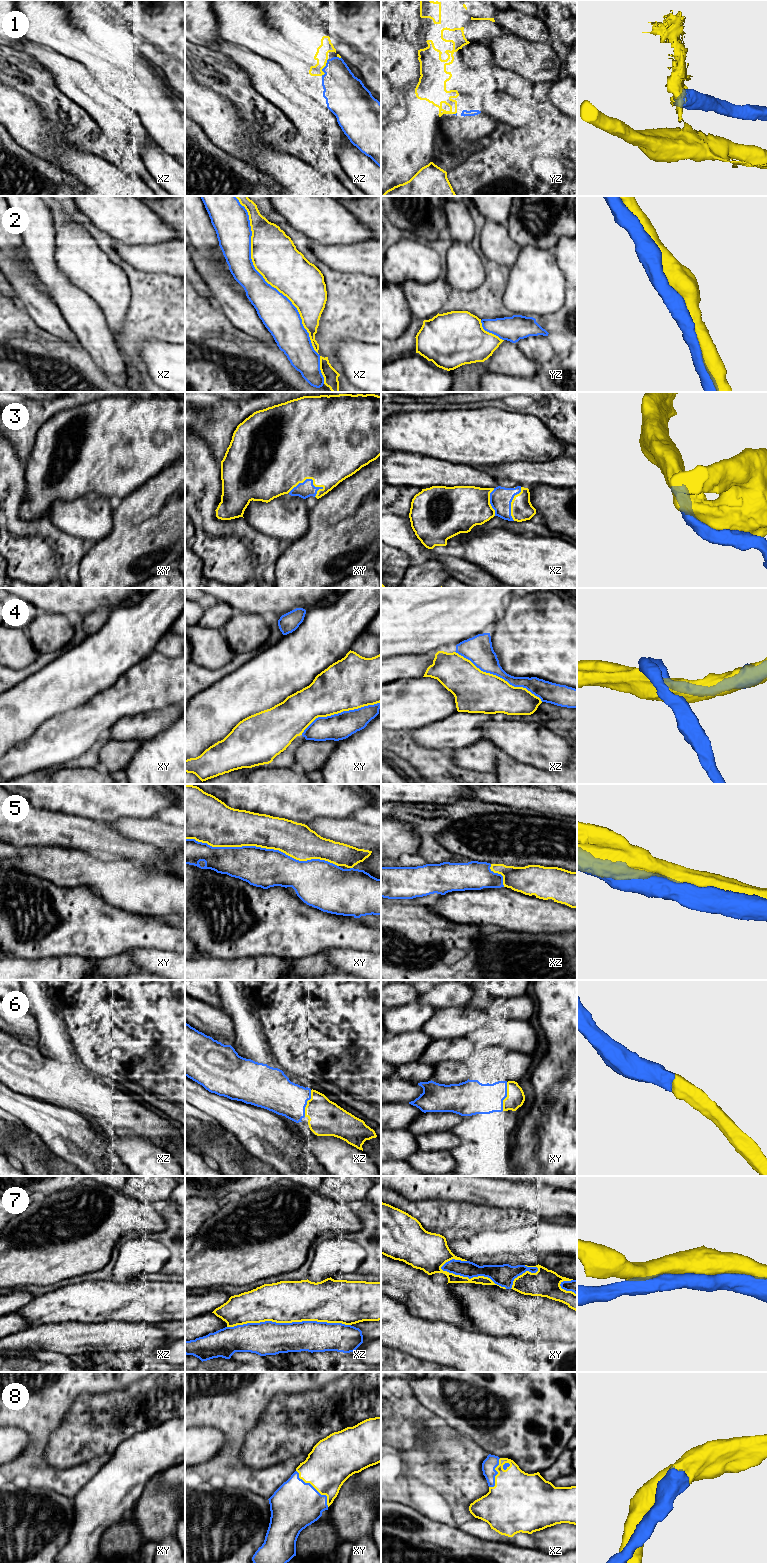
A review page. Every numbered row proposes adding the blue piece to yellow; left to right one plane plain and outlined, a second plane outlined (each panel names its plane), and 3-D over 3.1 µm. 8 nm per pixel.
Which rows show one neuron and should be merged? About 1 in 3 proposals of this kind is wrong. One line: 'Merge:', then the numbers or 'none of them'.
Merge: 3, 4, 6, 8

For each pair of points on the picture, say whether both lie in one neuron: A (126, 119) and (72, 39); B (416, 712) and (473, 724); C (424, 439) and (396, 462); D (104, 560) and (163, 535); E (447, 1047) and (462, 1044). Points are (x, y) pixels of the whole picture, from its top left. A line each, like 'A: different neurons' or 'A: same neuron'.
A: different neurons
B: same neuron
C: different neurons
D: same neuron
E: same neuron

